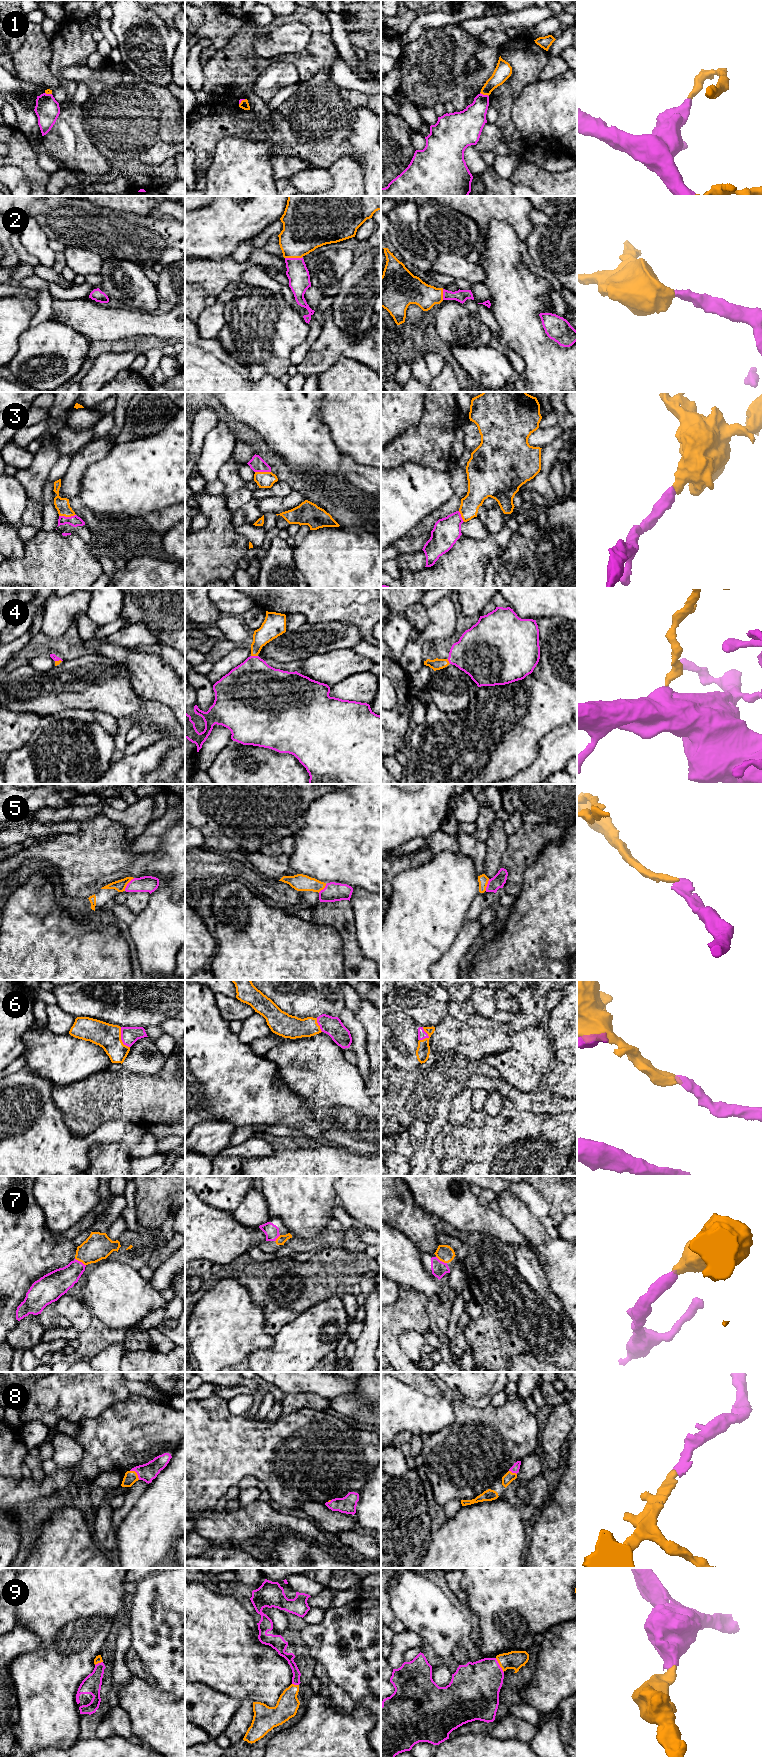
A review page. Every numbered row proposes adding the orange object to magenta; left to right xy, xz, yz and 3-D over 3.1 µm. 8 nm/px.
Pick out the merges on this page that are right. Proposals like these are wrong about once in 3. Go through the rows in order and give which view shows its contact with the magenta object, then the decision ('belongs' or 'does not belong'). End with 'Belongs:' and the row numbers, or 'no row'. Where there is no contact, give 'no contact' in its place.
1: meets magenta in yz; does not belong
2: meets magenta in xz; belongs
3: meets magenta in xy; belongs
4: meets magenta in xz; belongs
5: meets magenta in xy; belongs
6: meets magenta in xy; belongs
7: meets magenta in xy; belongs
8: meets magenta in xy; belongs
9: meets magenta in yz; belongs
Belongs: 2, 3, 4, 5, 6, 7, 8, 9

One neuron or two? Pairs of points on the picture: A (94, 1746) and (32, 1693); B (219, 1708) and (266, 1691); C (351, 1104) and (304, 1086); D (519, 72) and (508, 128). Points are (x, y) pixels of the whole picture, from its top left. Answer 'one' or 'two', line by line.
A: two
B: two
C: one
D: one

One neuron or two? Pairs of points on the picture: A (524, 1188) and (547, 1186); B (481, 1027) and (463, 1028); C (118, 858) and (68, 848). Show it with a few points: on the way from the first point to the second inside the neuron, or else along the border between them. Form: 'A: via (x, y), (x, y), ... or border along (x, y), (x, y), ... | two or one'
A: border along (531, 1186), (547, 1205) | two
B: via (477, 1028), (467, 1028) | one
C: via (106, 857), (80, 857) | one

